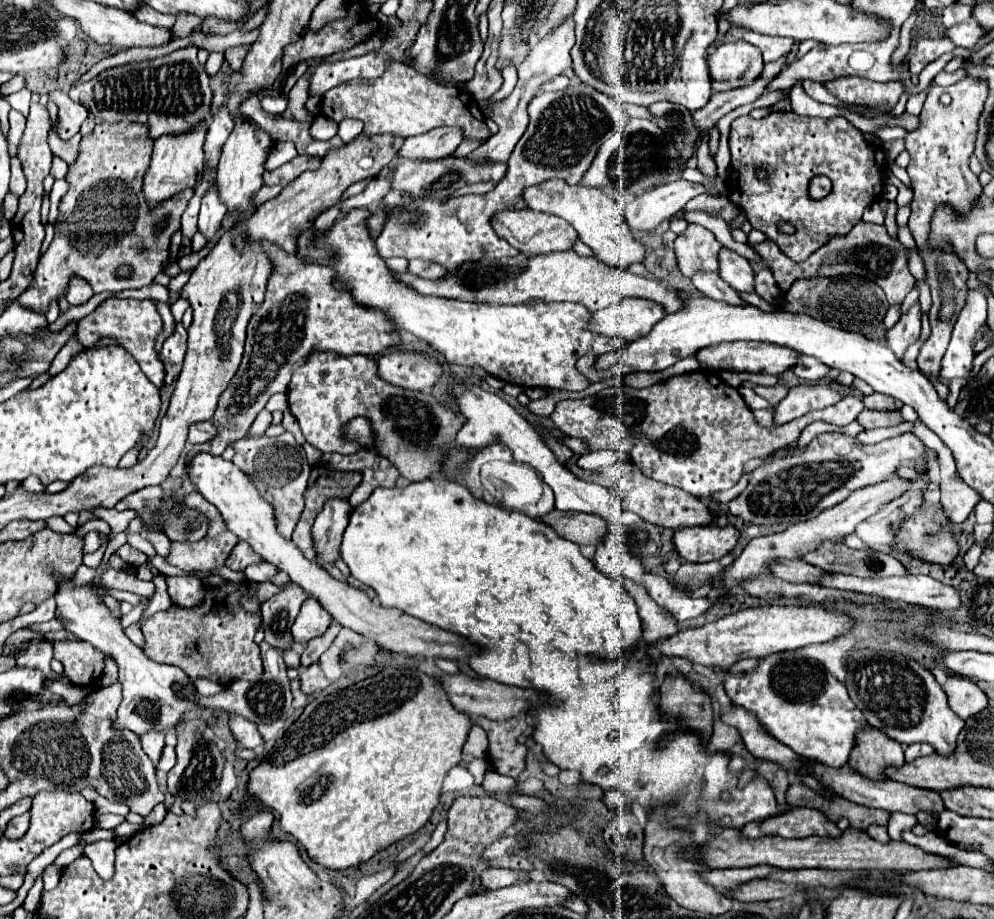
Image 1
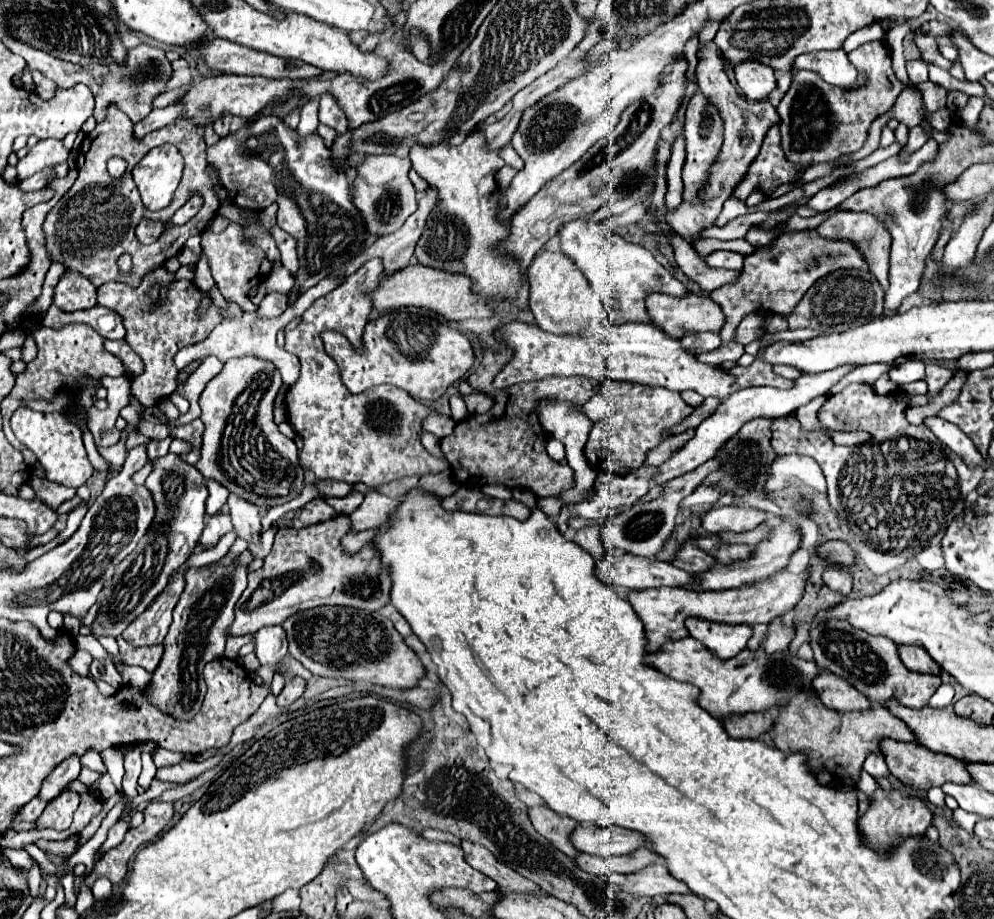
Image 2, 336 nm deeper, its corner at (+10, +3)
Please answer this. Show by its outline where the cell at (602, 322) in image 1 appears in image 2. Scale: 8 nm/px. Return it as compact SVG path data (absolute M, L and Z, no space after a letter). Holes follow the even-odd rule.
M648 294L646 296L646 312L650 314L650 324L664 330L664 334L670 334L672 338L682 338L686 334L696 334L704 330L718 332L724 324L724 314L716 302L710 302L708 296L700 294L688 294L684 298L674 298L666 294Z

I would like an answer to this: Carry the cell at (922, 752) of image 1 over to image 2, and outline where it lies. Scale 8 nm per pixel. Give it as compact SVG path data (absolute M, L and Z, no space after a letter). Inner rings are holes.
M942 683L934 695L930 698L928 705L933 709L944 709L952 704L955 691L952 686Z

